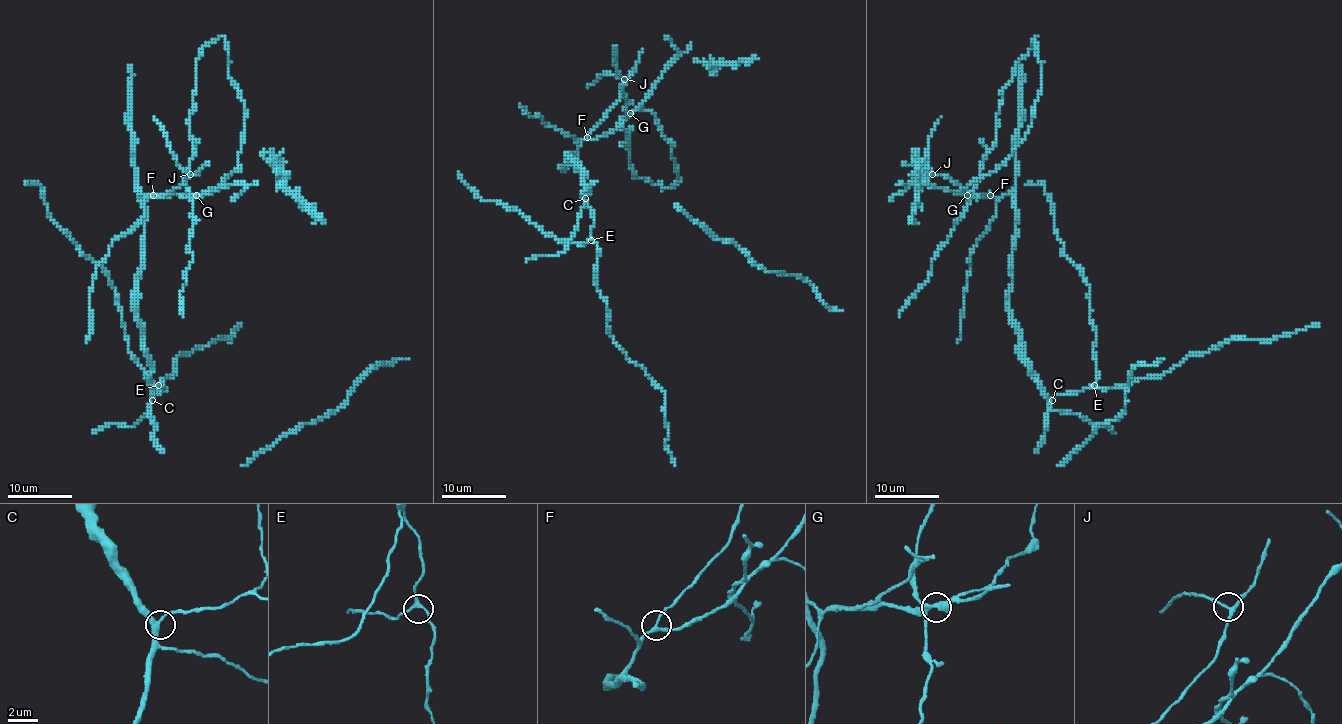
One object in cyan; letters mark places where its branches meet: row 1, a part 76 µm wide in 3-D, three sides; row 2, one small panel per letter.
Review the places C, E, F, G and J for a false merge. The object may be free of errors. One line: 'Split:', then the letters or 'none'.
Split: G

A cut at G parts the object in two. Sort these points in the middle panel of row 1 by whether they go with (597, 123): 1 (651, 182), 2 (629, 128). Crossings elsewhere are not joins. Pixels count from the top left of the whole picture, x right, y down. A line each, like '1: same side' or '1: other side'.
1: other side
2: other side

